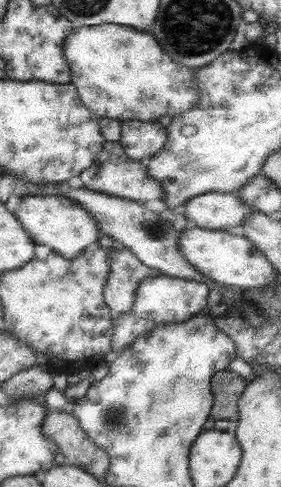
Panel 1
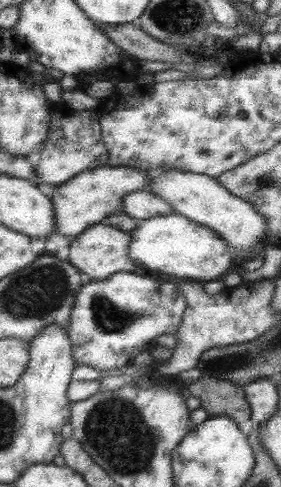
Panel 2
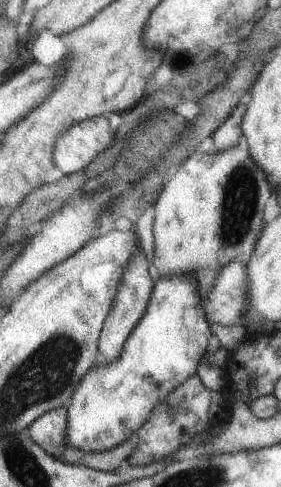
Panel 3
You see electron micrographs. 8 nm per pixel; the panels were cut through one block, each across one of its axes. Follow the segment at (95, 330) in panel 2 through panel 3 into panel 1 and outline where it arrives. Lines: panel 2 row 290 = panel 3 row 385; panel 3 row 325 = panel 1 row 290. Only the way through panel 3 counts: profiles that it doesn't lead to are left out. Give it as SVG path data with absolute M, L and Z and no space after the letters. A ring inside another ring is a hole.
M157 276L147 278L139 284L133 308L113 320L113 338L111 338L111 350L113 354L123 352L127 344L131 344L137 336L143 336L145 332L151 332L159 324L171 324L171 322L185 322L207 308L207 296L211 286L199 284L193 280L177 280L171 276Z

